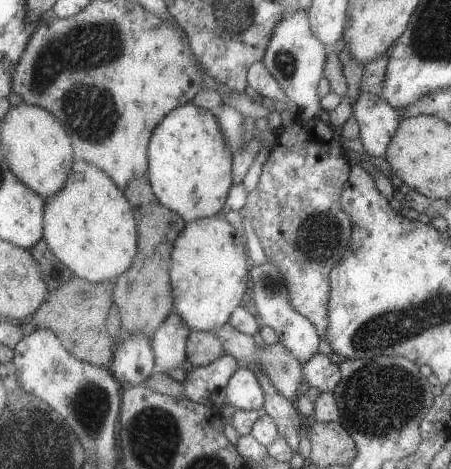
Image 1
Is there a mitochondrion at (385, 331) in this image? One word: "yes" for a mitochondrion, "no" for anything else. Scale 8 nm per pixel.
yes

